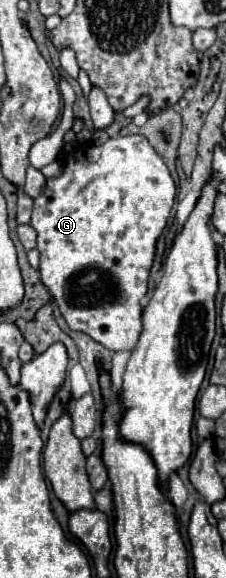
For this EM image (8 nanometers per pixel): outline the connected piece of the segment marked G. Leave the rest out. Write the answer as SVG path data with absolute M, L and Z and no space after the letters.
M136 134L136 136L116 136L110 138L104 144L80 144L76 148L74 154L70 154L64 162L64 170L60 176L54 178L46 178L46 188L44 192L34 200L34 212L32 212L32 228L38 232L38 252L40 252L40 280L42 284L50 290L56 306L60 308L64 320L68 322L68 326L72 330L84 332L88 334L92 340L96 340L98 344L106 346L108 350L132 350L134 344L138 342L140 330L142 330L142 306L140 300L144 298L144 294L148 292L148 278L150 278L150 268L154 264L154 254L156 254L156 242L160 238L160 234L166 228L170 210L174 206L174 198L176 198L176 184L170 176L168 166L164 164L164 160L160 158L160 154L150 146L150 142Z

